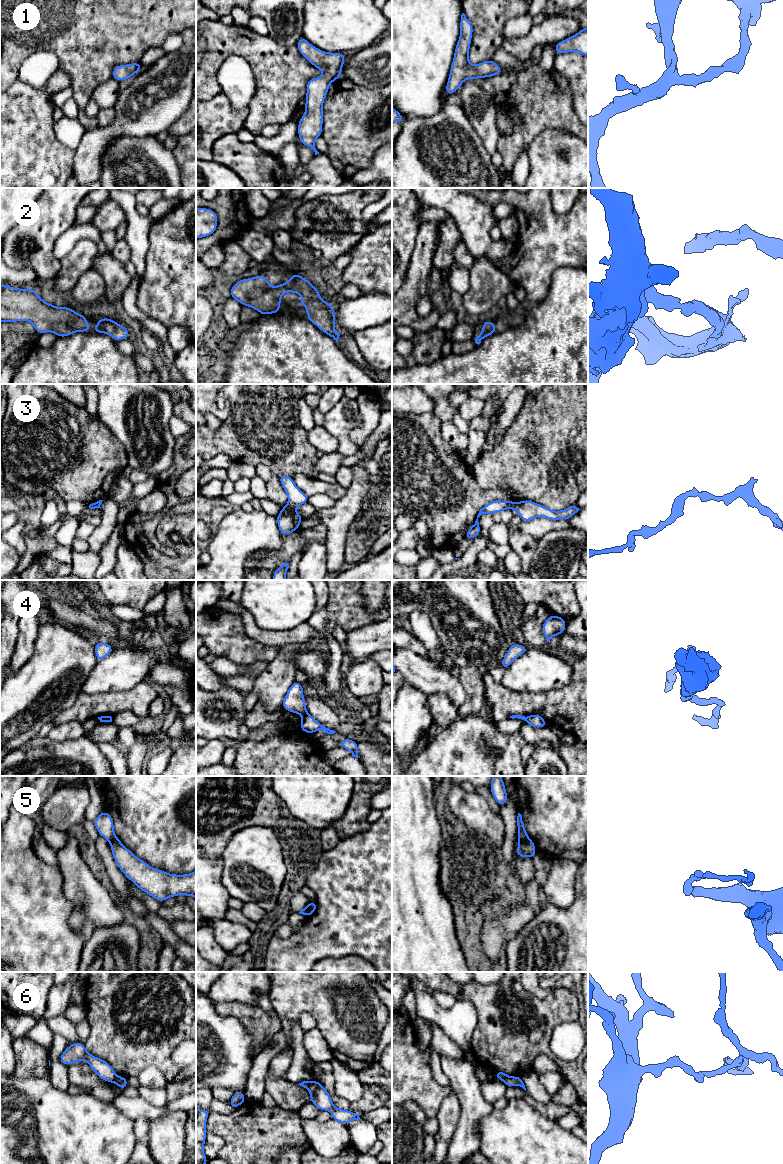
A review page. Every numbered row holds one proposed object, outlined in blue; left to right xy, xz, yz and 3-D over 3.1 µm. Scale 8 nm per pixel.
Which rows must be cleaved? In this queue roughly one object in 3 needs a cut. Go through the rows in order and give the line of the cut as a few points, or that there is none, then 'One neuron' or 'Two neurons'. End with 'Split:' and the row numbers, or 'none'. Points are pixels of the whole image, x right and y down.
1: No split. One neuron
2: No split. One neuron
3: Split along xz (286, 505), (294, 509). Two neurons
4: Split along xz (307, 712), (302, 715). Two neurons
5: Split along yz (528, 837), (519, 840). Two neurons
6: Split along xz (313, 1081), (307, 1088). Two neurons
Split: 3, 4, 5, 6

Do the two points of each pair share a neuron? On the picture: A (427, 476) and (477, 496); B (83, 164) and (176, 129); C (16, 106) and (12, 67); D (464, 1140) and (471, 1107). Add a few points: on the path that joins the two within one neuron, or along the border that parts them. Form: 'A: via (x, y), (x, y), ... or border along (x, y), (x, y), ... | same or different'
A: via (437, 486), (444, 493), (455, 493), (464, 496) | same
B: border along (184, 113), (168, 130) | different
C: border along (17, 79), (10, 87) | different
D: via (465, 1132), (469, 1115) | same

